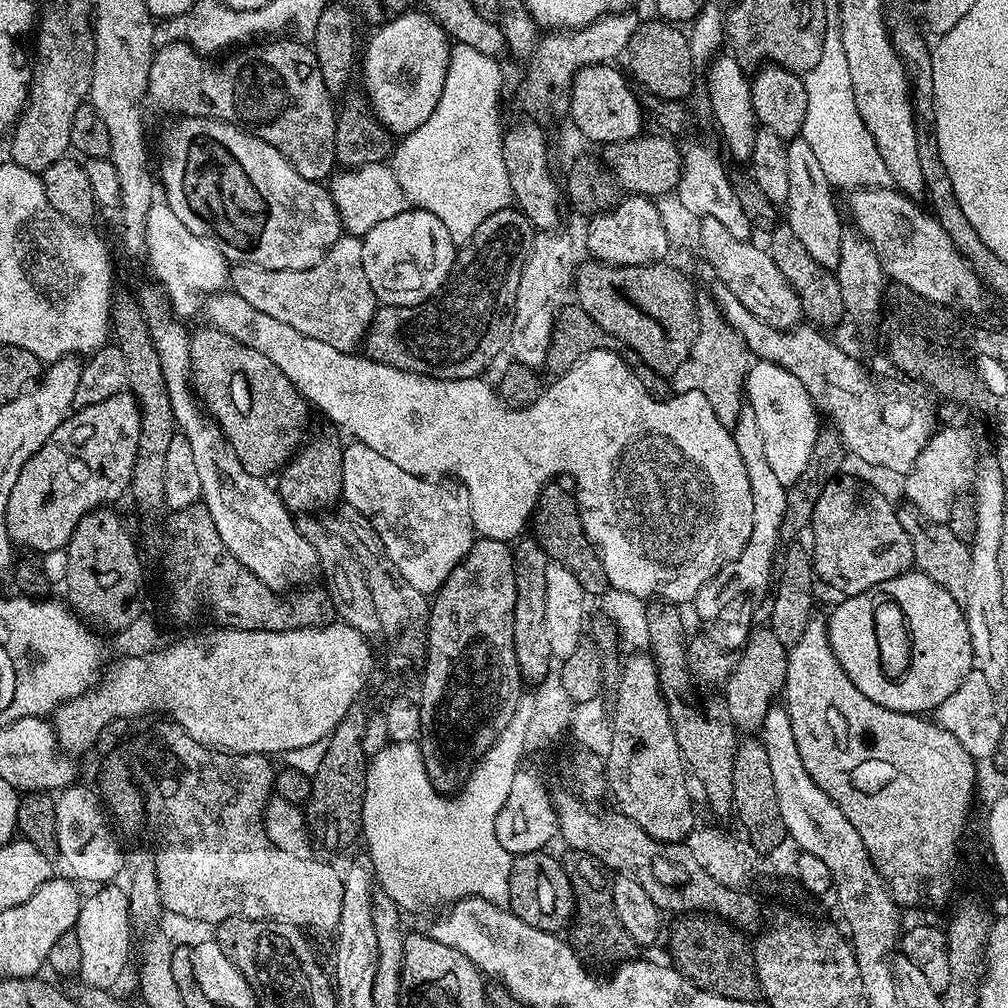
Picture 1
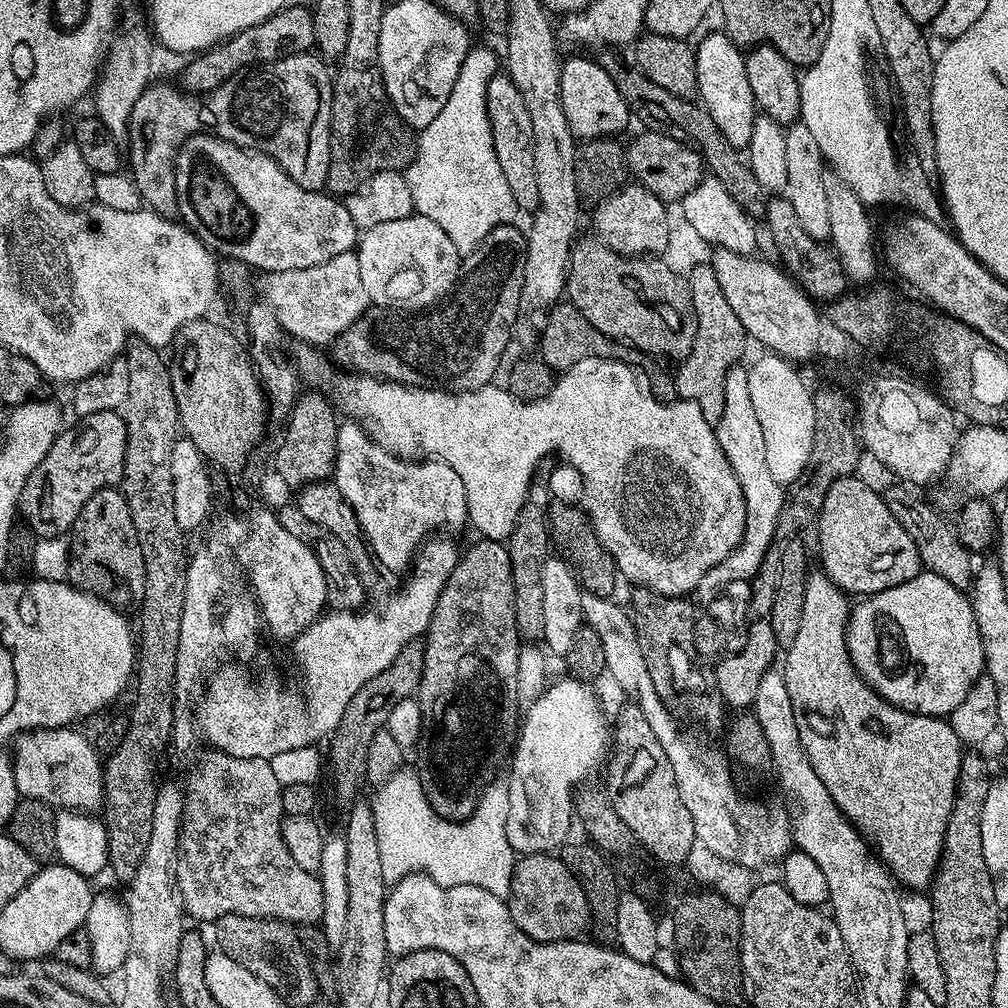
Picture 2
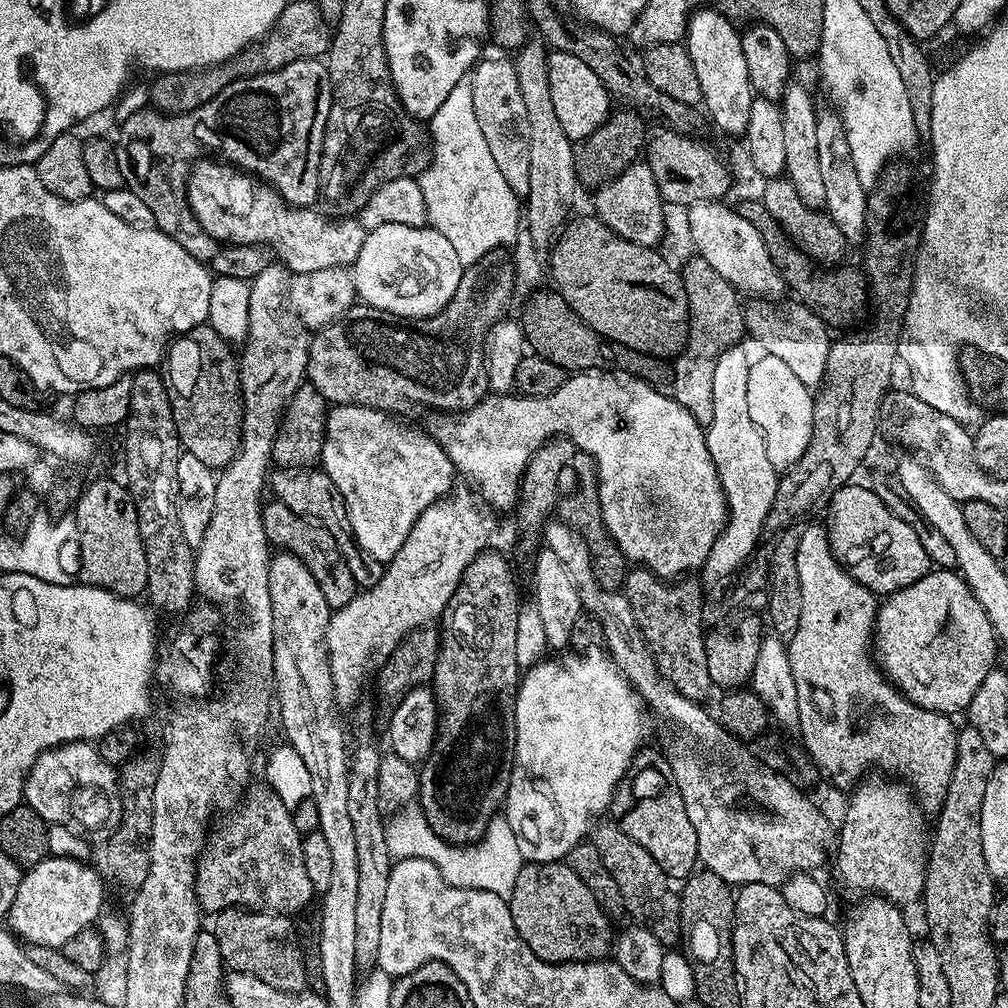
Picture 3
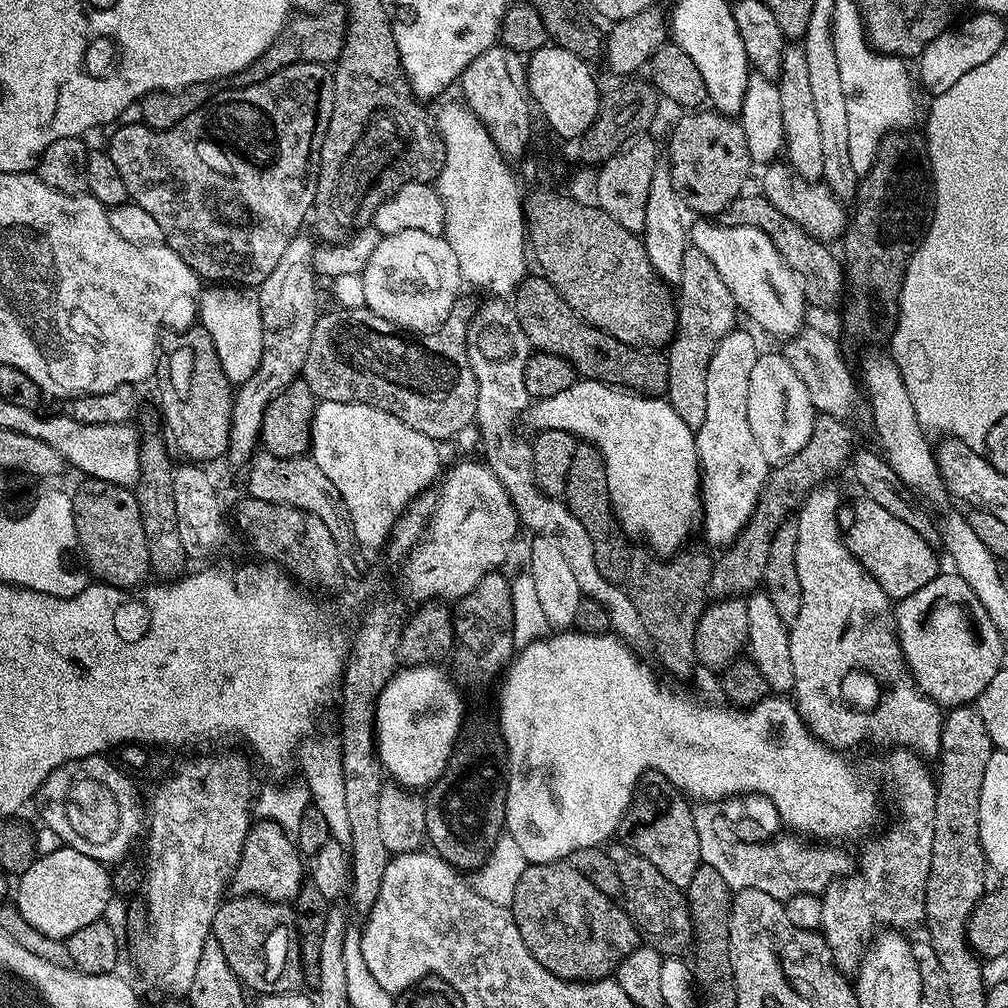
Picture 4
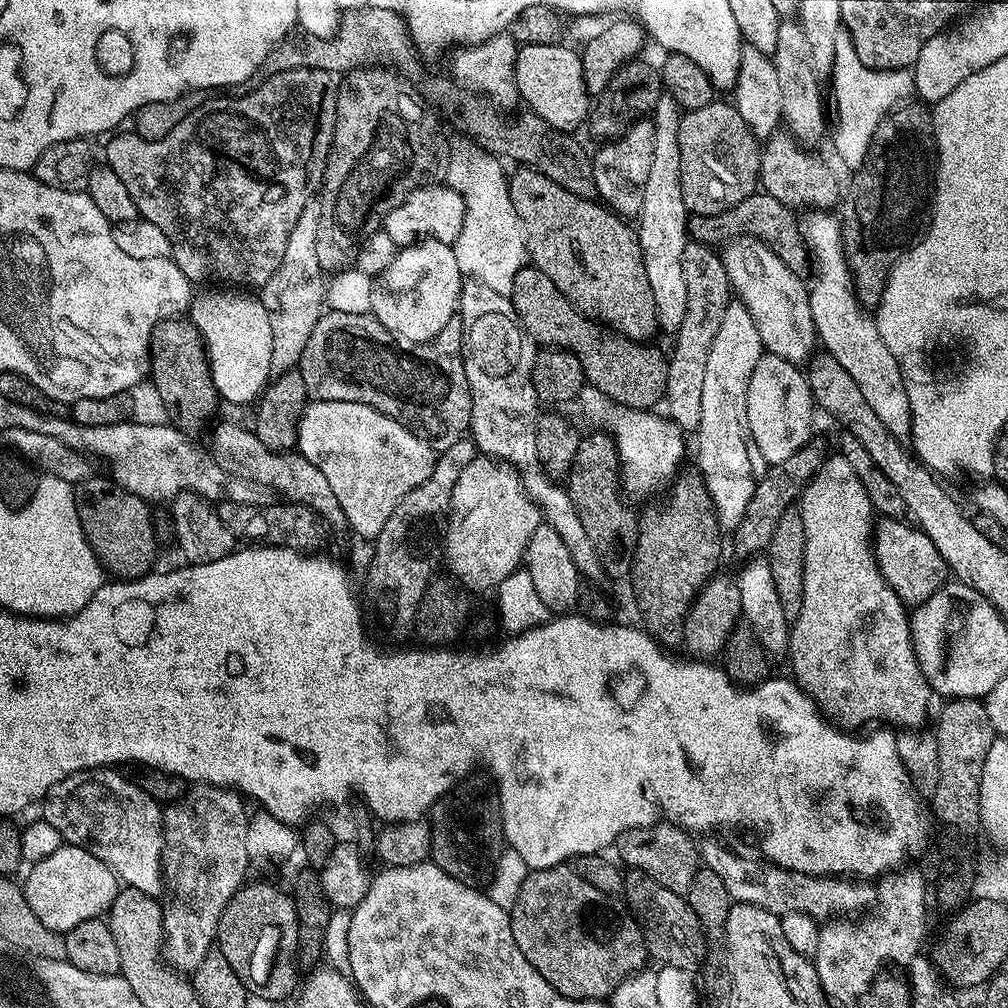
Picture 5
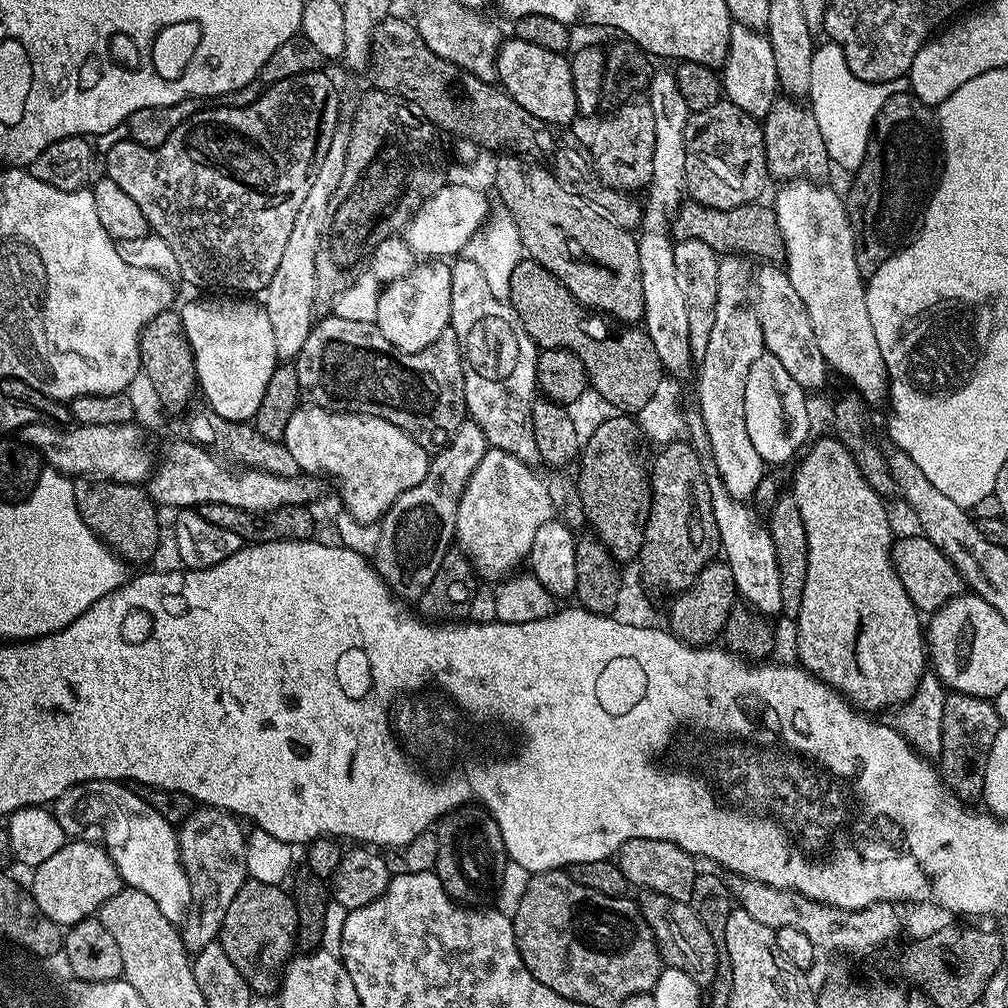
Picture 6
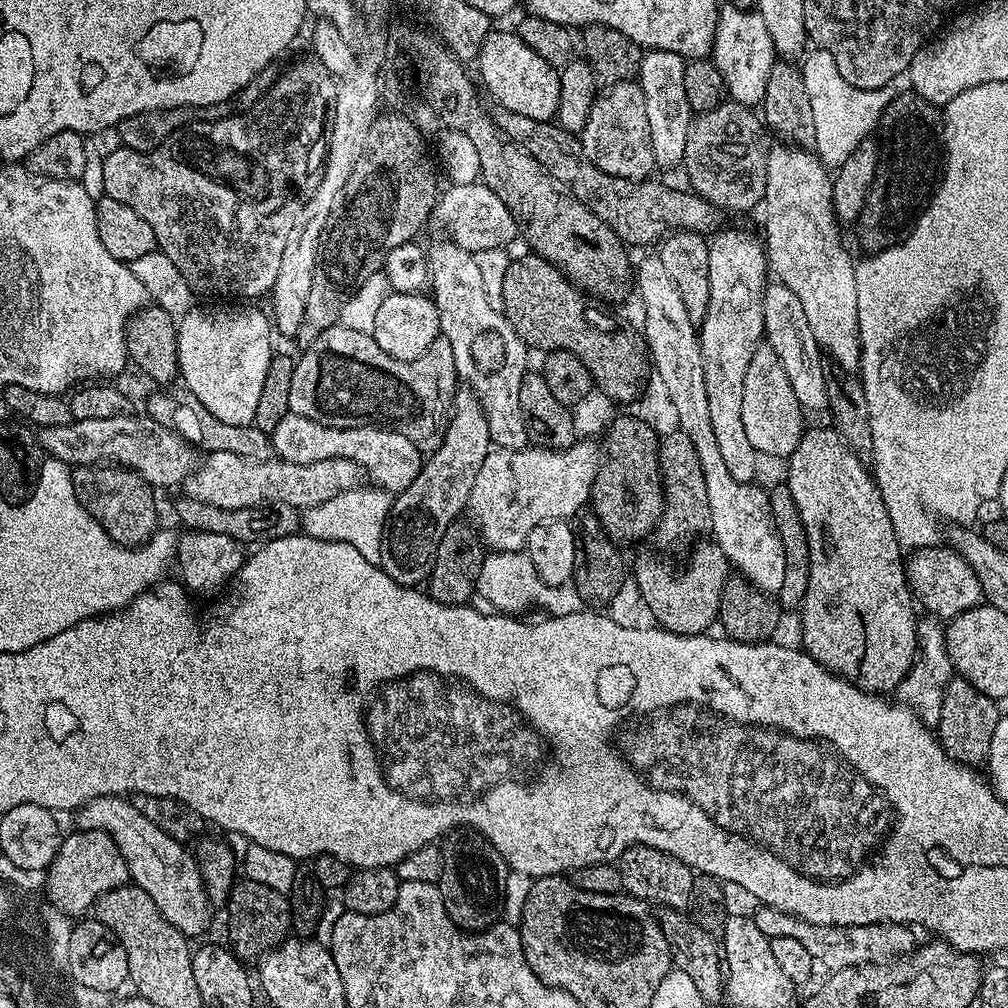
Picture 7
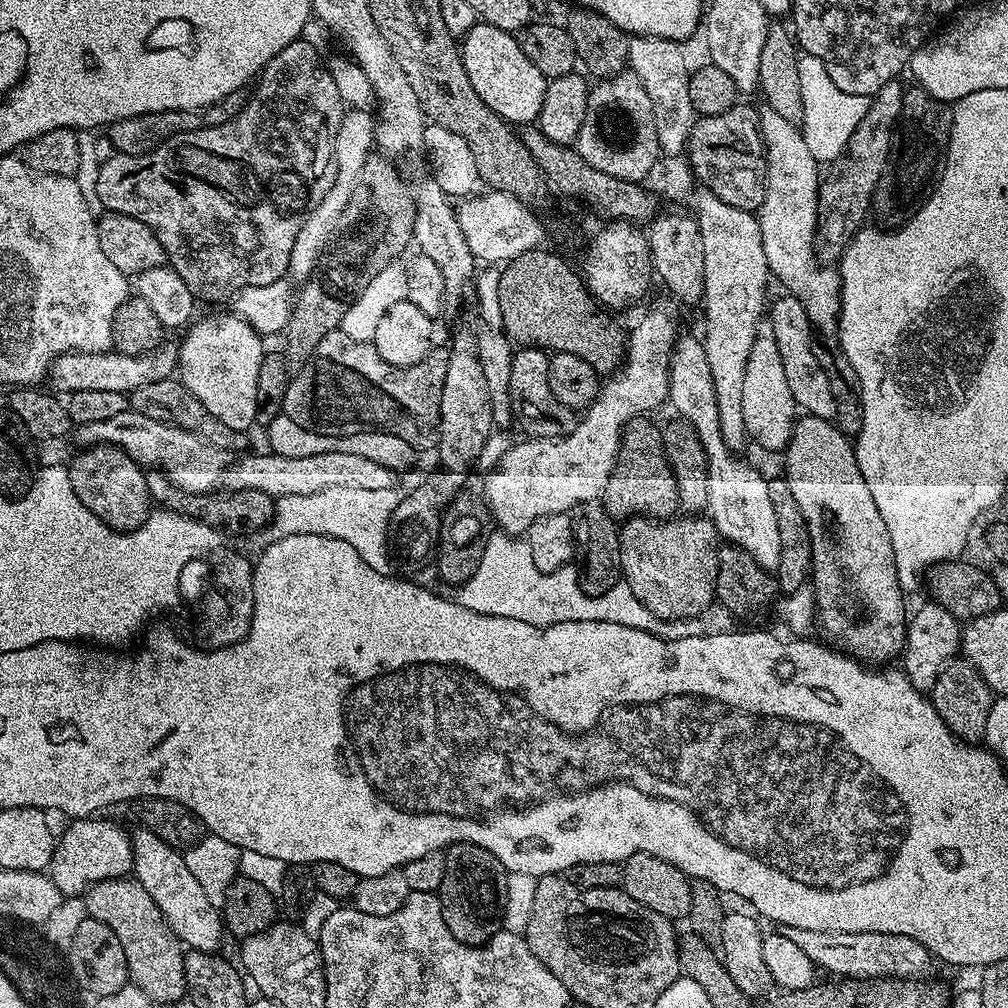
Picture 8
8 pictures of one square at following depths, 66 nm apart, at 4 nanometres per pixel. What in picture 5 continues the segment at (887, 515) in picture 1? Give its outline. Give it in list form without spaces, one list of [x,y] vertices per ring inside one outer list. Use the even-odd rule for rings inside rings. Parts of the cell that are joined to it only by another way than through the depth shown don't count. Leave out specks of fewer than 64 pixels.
[[[900,518],[881,519],[872,534],[872,553],[876,555],[882,578],[886,578],[894,594],[898,594],[905,606],[915,606],[924,603],[930,594],[949,583],[950,571],[947,562],[923,530],[911,523],[903,524],[904,522]]]

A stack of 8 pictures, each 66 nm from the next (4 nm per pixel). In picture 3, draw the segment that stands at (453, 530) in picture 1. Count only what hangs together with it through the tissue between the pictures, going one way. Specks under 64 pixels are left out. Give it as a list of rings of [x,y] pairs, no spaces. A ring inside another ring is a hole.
[[[335,405],[328,413],[319,458],[322,470],[346,502],[356,545],[372,562],[392,560],[412,533],[414,522],[435,500],[452,491],[452,479],[458,476],[446,450],[427,431],[403,428],[396,420],[379,408]]]

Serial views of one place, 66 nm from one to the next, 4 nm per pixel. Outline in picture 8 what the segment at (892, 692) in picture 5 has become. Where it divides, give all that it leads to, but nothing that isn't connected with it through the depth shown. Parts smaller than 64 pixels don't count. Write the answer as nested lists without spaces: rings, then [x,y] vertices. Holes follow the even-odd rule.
[[[807,414],[801,415],[793,426],[792,436],[786,447],[784,455],[784,476],[790,486],[790,494],[794,494],[794,499],[798,501],[798,510],[802,510],[802,518],[806,518],[808,529],[810,530],[810,542],[812,543],[812,575],[810,577],[810,587],[812,597],[816,599],[815,623],[820,624],[824,631],[823,639],[829,645],[835,646],[845,656],[851,656],[854,660],[859,660],[868,666],[884,666],[887,660],[892,660],[901,655],[904,650],[904,640],[908,636],[908,620],[906,612],[904,616],[905,593],[898,582],[898,570],[894,562],[894,546],[890,538],[890,530],[886,530],[886,522],[882,522],[882,514],[878,506],[874,506],[874,494],[870,494],[870,486],[866,486],[866,478],[858,470],[856,461],[856,450],[853,441],[845,436],[835,423],[831,420],[823,420],[817,416]]]

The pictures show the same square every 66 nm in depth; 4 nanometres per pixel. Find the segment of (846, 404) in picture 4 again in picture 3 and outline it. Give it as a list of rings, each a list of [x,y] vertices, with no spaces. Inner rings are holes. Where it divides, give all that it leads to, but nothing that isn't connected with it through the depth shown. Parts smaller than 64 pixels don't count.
[[[752,298],[743,305],[747,335],[753,336],[764,347],[762,349],[765,353],[786,362],[787,368],[791,369],[795,377],[808,389],[819,389],[828,370],[830,328],[799,302],[793,303],[793,308],[784,308],[781,312],[768,304],[771,303],[767,299]]]

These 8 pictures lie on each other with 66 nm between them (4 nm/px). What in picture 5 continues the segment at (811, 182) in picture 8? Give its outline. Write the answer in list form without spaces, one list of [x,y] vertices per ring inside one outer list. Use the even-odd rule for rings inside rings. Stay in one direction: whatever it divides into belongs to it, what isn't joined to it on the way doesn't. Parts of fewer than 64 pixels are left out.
[[[808,210],[799,217],[799,229],[810,257],[812,281],[807,281],[810,314],[823,351],[834,359],[854,378],[854,386],[862,390],[862,398],[878,414],[882,426],[897,438],[904,438],[912,431],[910,400],[906,398],[906,386],[900,363],[890,354],[890,346],[882,342],[875,319],[866,311],[852,285],[852,275],[844,253],[842,224],[832,214],[817,214]]]

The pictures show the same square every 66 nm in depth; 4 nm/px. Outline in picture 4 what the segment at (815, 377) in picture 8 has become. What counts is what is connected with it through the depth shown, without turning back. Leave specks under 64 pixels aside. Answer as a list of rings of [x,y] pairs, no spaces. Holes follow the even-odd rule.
[[[708,218],[697,219],[697,224],[690,228],[691,247],[702,250],[710,262],[714,262],[714,267],[722,277],[722,282],[730,289],[730,294],[734,294],[734,302],[741,313],[744,312],[761,328],[764,332],[769,332],[772,336],[784,336],[791,338],[805,327],[804,308],[806,301],[803,294],[803,286],[799,277],[790,270],[790,266],[779,256],[778,250],[774,248],[774,243],[754,226],[728,225],[723,222],[713,222]]]

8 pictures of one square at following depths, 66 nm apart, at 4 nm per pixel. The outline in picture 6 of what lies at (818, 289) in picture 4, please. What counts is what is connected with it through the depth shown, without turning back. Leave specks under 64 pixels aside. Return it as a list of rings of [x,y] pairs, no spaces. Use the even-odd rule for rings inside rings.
[[[686,200],[673,217],[672,234],[676,240],[703,242],[717,254],[746,252],[759,255],[766,259],[763,261],[774,264],[781,263],[784,259],[784,240],[778,230],[776,211],[761,201],[732,208],[716,208]]]

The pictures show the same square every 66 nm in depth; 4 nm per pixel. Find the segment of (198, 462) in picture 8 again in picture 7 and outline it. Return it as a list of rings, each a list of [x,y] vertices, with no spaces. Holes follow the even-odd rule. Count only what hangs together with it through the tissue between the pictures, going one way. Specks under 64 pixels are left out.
[[[129,414],[118,418],[72,420],[66,426],[50,426],[38,432],[40,447],[53,460],[69,466],[103,465],[105,462],[128,468],[151,484],[153,489],[181,485],[198,467],[197,449],[184,440],[179,432],[154,422],[146,414]]]

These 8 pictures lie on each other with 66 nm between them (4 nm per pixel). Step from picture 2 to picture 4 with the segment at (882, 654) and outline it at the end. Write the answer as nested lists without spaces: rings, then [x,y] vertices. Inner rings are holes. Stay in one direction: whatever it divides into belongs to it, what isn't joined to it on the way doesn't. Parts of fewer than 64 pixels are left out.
[[[941,571],[922,590],[914,590],[898,601],[894,619],[912,679],[925,696],[941,706],[968,706],[979,701],[994,674],[1005,667],[1006,655],[997,627],[974,590],[955,571]]]

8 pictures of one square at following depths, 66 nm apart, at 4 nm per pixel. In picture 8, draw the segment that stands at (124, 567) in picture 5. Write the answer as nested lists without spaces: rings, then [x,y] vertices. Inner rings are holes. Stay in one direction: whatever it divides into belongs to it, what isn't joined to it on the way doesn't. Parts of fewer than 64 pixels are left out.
[[[113,444],[84,446],[79,451],[80,453],[66,464],[70,474],[70,486],[74,486],[74,494],[78,498],[78,502],[82,502],[82,506],[86,506],[86,510],[93,512],[103,524],[110,526],[113,532],[132,532],[138,526],[142,526],[142,522],[146,522],[148,513],[154,508],[152,495],[146,486],[145,469],[136,464],[134,458],[130,458]]]

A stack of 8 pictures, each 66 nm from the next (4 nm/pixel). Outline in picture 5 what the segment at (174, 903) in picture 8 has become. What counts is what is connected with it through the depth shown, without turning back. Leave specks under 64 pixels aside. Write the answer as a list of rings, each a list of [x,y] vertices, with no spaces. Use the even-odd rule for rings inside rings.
[[[112,766],[106,768],[87,768],[81,772],[70,774],[66,778],[62,778],[48,791],[47,796],[45,796],[42,801],[42,807],[44,807],[42,819],[46,822],[50,822],[50,826],[54,826],[54,830],[58,830],[61,841],[69,844],[79,844],[81,846],[90,845],[91,852],[102,862],[106,862],[106,866],[110,866],[112,871],[116,873],[117,877],[119,877],[127,887],[137,888],[146,894],[159,897],[161,895],[160,891],[163,893],[166,888],[166,881],[164,879],[164,822],[162,819],[162,808],[161,805],[156,805],[156,803],[158,803],[157,797],[151,796],[150,793],[143,791],[135,779],[127,780],[120,772],[123,771],[117,770]]]

